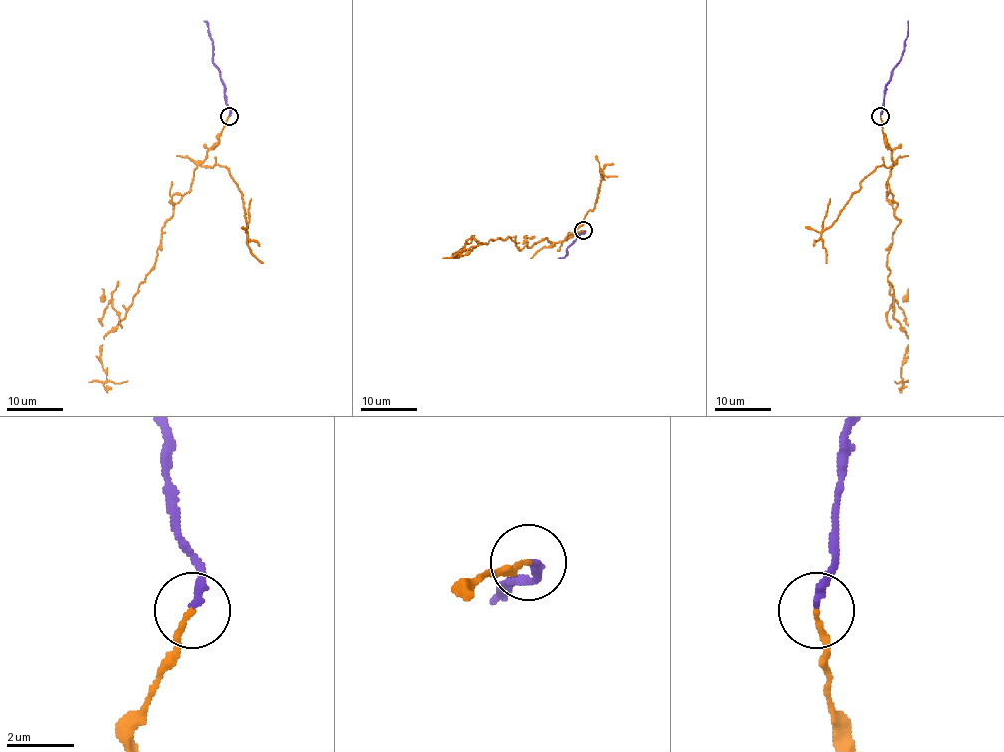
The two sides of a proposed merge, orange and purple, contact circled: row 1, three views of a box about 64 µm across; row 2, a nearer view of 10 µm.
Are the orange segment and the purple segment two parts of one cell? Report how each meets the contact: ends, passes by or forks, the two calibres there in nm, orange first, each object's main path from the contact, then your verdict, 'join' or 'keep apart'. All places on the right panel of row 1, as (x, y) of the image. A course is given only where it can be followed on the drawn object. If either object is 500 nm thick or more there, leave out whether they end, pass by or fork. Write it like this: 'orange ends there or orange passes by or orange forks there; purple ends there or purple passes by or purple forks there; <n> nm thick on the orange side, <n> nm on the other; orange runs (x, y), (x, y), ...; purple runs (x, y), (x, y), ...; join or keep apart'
orange ends there; purple ends there; 160 nm thick on the orange side, 240 nm on the other; orange runs (881, 117), (899, 223), (886, 264), (889, 292), (893, 318), (908, 338), (900, 377), (895, 380); purple runs (881, 117), (885, 84), (902, 56), (908, 20); keep apart

